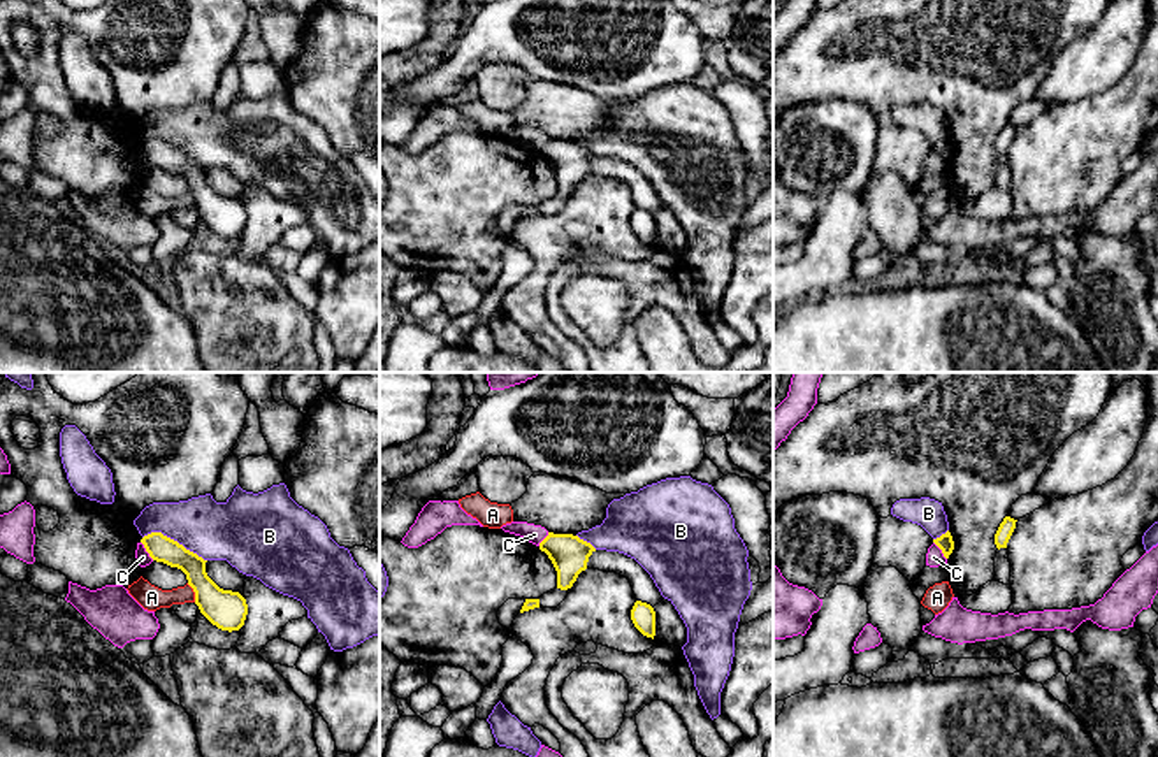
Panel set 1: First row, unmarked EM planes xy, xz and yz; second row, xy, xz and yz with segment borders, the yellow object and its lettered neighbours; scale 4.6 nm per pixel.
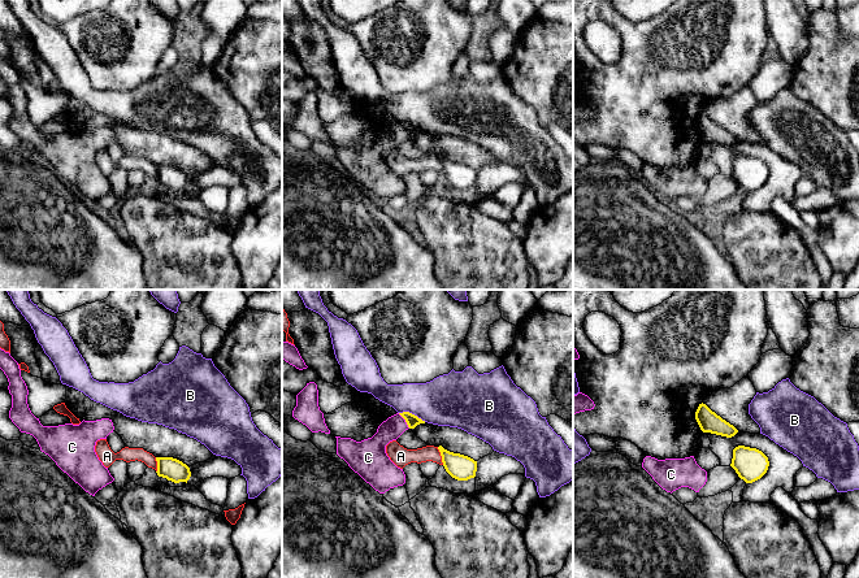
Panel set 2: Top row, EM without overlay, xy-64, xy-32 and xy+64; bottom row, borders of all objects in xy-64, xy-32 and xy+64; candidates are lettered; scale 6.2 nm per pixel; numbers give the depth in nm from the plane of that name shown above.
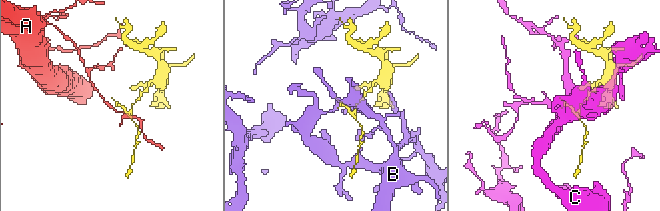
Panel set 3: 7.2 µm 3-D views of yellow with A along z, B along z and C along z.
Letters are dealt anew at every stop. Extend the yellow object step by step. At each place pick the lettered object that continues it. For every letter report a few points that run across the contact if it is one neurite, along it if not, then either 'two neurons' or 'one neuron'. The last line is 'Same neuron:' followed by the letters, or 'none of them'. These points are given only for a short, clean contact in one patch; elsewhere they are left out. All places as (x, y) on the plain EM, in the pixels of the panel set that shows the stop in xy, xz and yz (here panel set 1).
A: xy (187, 190), (195, 208) | two neurons
B: one neuron
C: two neurons
Same neuron: B

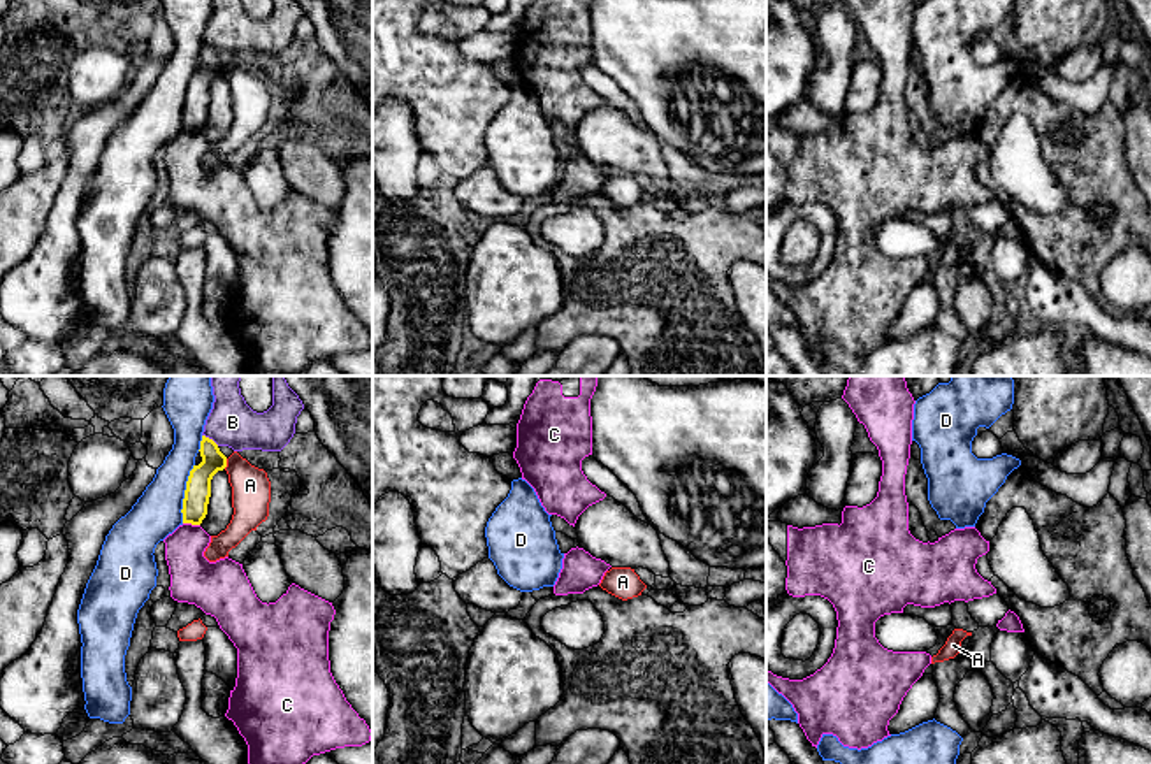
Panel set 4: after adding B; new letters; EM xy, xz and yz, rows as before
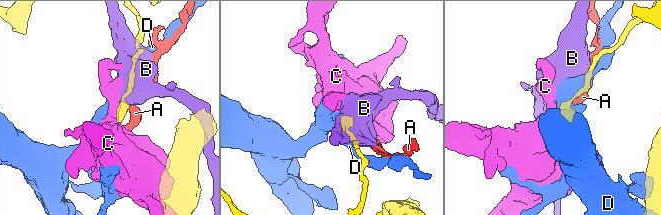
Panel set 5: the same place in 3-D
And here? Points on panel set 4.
A: xy (227, 65), (224, 74) | two neurons
B: two neurons
C: xy (183, 129), (199, 132) | two neurons
D: two neurons
Same neuron: none of them

